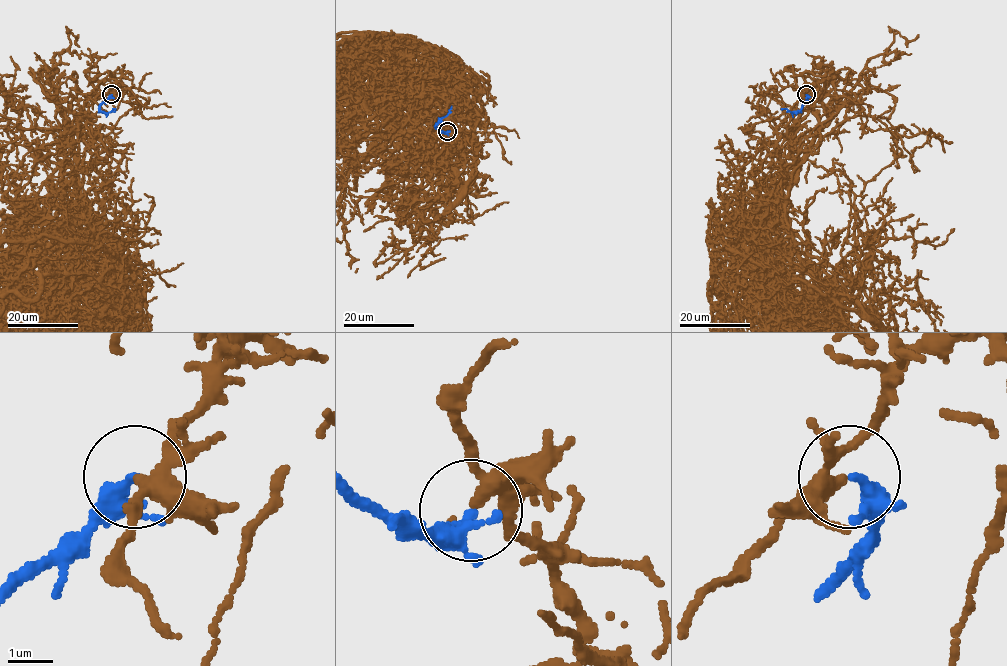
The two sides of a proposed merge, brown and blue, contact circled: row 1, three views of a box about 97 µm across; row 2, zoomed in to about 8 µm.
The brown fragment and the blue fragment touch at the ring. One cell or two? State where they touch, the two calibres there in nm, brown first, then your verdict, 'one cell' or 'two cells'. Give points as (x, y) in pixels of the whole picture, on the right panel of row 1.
(806, 94) | 240/190 nm | one cell

